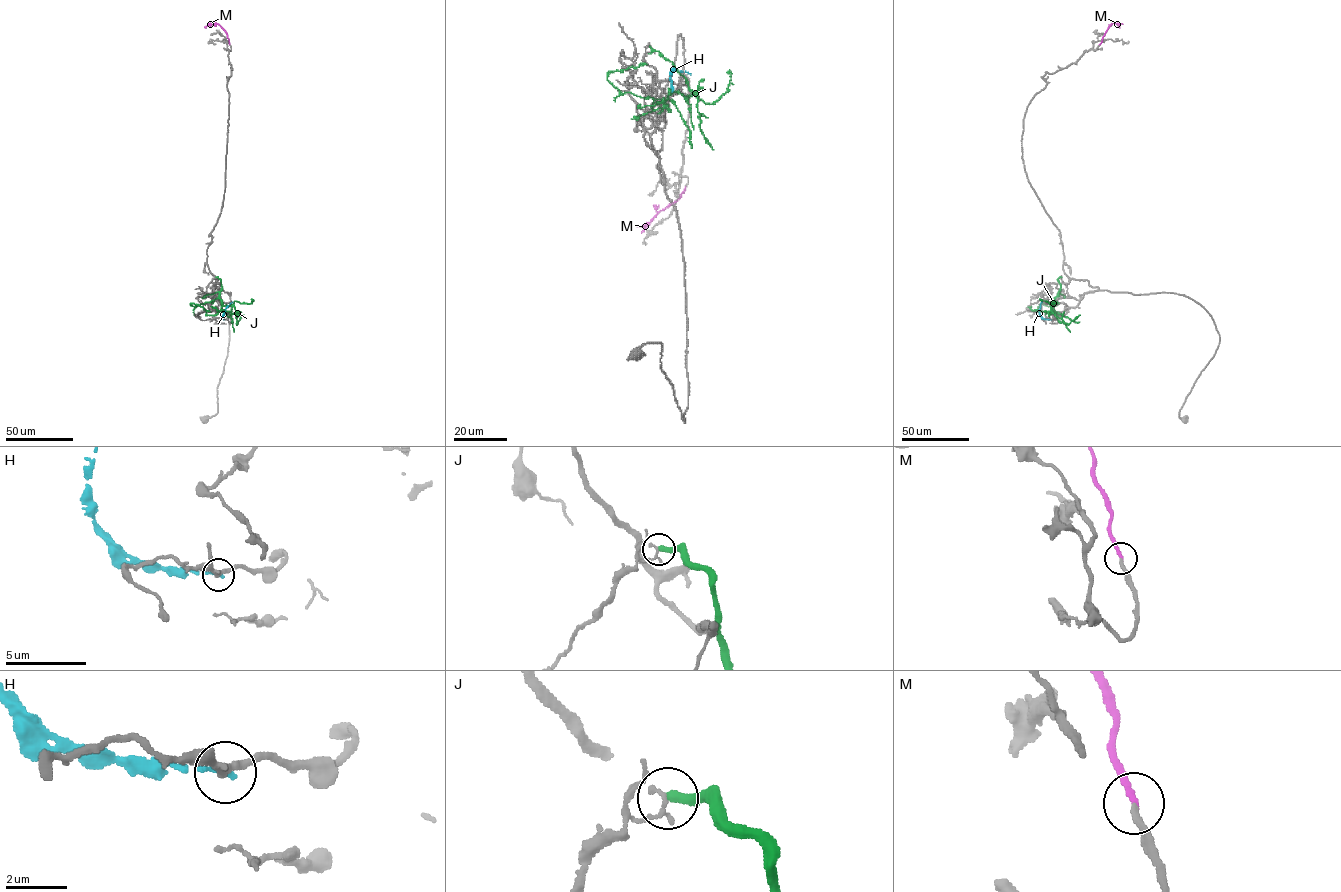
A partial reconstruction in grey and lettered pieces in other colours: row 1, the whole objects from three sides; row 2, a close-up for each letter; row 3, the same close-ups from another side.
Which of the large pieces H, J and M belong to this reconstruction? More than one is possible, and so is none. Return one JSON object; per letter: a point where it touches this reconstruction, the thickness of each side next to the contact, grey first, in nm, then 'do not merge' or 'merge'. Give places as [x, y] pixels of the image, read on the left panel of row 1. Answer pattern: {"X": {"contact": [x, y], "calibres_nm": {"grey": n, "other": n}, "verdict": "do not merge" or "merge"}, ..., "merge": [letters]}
{"H": {"contact": [223, 319], "calibres_nm": {"grey": 280, "other": 240}, "verdict": "do not merge"}, "J": {"contact": [216, 277], "calibres_nm": {"grey": 170, "other": 300}, "verdict": "do not merge"}, "M": {"contact": [230, 44], "calibres_nm": {"grey": 240, "other": 200}, "verdict": "merge"}, "merge": ["M"]}

